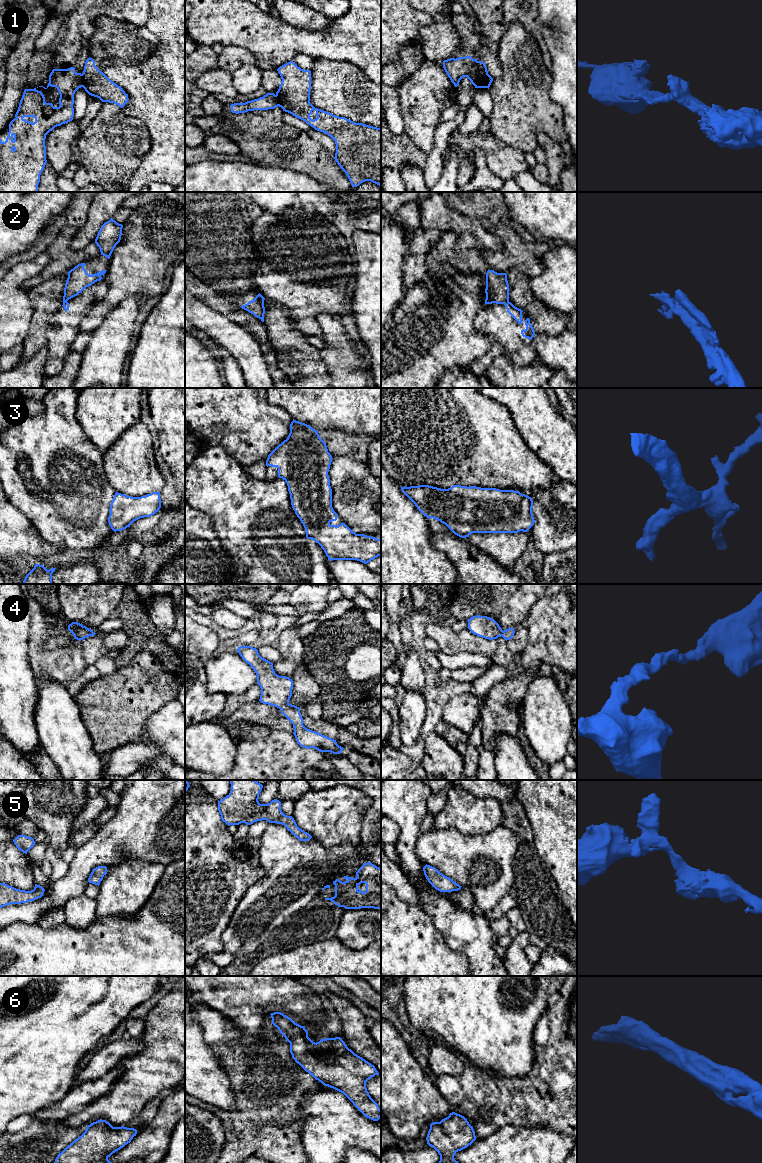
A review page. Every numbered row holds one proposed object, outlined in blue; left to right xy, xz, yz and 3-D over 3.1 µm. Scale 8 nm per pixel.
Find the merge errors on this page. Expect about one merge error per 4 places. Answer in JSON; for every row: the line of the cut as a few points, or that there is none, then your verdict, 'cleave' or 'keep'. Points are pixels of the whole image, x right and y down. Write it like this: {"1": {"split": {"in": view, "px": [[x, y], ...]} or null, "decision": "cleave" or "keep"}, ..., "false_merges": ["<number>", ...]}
{"1": {"split": {"in": "xy", "px": [[81, 74], [82, 86]]}, "decision": "cleave"}, "2": {"split": {"in": "yz", "px": [[508, 300], [504, 304]]}, "decision": "cleave"}, "3": {"split": null, "decision": "keep"}, "4": {"split": null, "decision": "keep"}, "5": {"split": null, "decision": "keep"}, "6": {"split": null, "decision": "keep"}, "false_merges": ["1", "2"]}

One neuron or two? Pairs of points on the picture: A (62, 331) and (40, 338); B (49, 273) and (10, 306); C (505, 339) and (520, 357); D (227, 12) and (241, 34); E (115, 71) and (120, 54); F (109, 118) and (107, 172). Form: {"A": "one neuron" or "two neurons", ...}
{"A": "two neurons", "B": "two neurons", "C": "one neuron", "D": "one neuron", "E": "two neurons", "F": "one neuron"}

